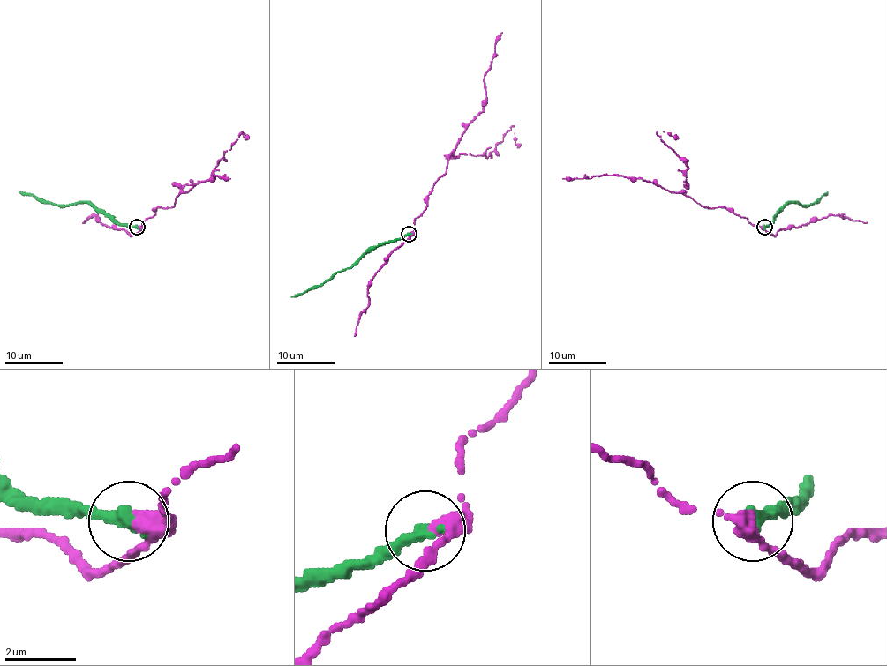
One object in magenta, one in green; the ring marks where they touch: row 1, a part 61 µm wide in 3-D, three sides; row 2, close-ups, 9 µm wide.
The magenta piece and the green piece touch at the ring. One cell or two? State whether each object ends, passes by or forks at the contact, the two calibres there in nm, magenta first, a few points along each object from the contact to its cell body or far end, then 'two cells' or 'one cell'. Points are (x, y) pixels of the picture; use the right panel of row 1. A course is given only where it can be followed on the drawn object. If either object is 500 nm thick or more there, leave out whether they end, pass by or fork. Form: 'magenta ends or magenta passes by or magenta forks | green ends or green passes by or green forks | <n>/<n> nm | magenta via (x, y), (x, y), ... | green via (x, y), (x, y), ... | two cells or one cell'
magenta passes by | green ends | 340/400 nm | magenta via (763, 228), (725, 207), (704, 207), (681, 192), (671, 192), (641, 178), (603, 174), (562, 178) | green via (763, 228), (790, 203), (808, 205), (828, 192) | two cells

